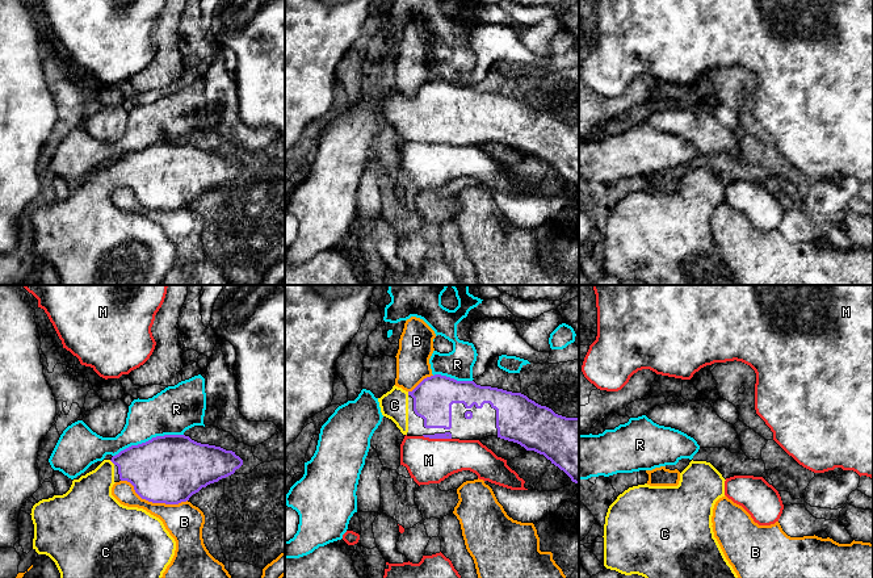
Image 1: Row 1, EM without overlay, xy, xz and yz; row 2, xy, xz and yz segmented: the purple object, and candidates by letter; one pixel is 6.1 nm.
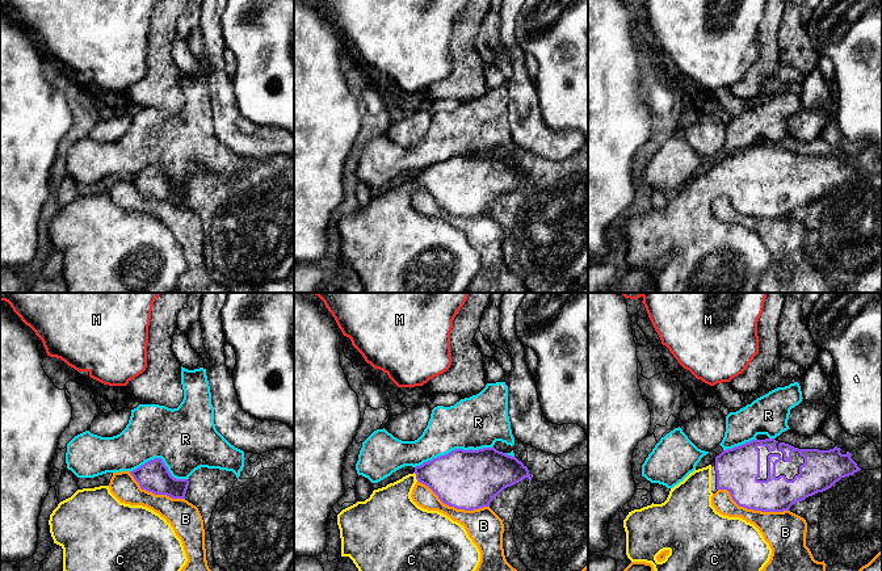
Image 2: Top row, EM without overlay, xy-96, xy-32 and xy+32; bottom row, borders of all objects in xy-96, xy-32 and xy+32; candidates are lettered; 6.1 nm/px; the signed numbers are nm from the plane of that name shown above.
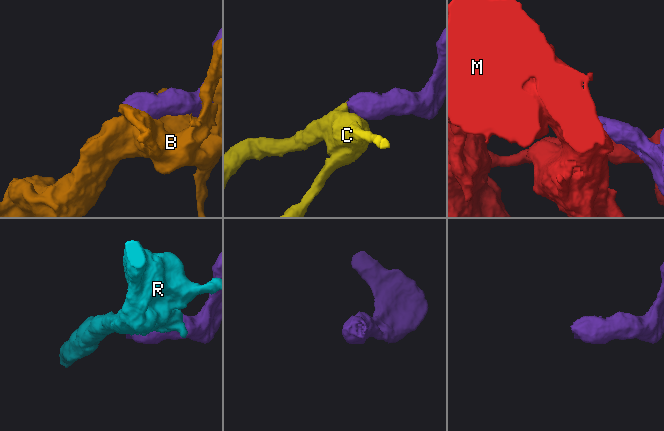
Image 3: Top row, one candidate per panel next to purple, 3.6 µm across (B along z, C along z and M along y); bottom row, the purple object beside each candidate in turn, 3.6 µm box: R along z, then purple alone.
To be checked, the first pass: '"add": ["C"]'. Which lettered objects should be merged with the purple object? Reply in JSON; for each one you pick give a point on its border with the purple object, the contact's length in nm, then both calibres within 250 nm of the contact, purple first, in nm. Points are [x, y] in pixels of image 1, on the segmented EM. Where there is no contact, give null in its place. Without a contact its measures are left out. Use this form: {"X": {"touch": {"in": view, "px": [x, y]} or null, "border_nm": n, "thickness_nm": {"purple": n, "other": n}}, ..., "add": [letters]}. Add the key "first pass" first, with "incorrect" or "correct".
{"first pass": "correct", "C": {"touch": {"in": "xy", "px": [112, 461]}, "border_nm": 50, "thickness_nm": {"purple": 320, "other": 260}}, "add": ["C"]}

